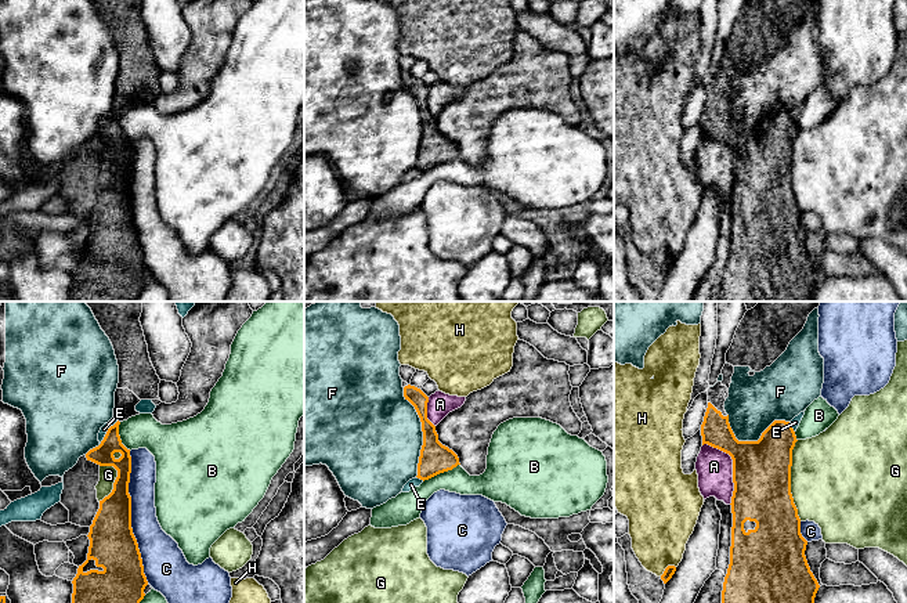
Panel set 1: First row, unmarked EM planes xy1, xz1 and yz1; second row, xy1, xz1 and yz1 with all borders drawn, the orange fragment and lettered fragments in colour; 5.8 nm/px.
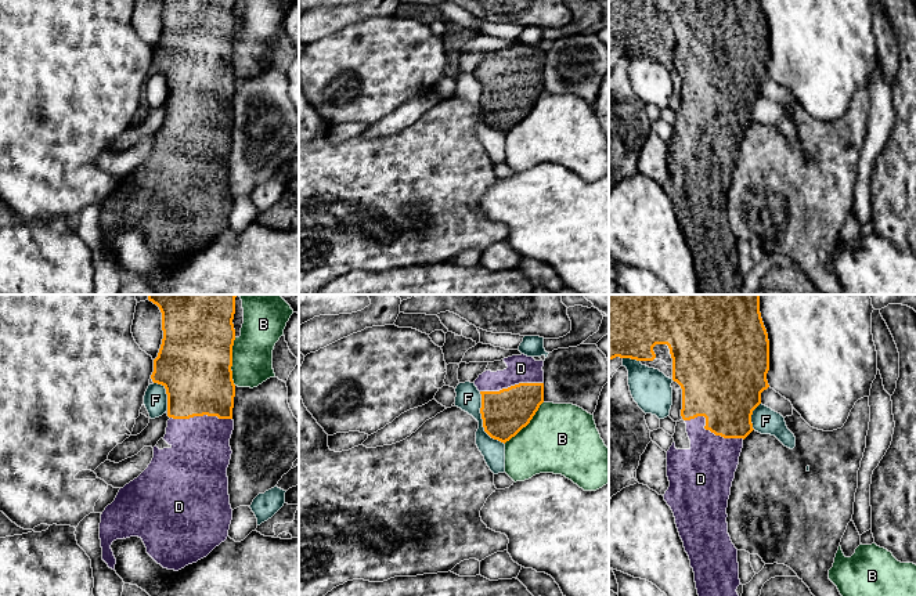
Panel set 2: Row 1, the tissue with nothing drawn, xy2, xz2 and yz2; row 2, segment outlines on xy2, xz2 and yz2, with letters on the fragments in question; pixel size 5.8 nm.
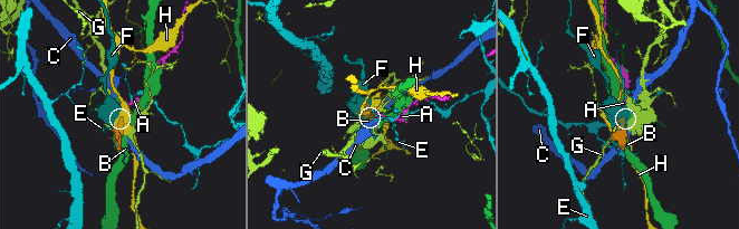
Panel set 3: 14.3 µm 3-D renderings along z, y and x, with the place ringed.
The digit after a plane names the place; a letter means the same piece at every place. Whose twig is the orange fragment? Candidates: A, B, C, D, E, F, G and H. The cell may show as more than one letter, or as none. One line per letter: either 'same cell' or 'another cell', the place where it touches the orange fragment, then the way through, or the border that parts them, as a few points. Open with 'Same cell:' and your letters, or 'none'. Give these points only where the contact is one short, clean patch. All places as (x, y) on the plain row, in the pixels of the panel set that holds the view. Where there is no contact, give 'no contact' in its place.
Same cell: D
A: another cell | yz1 (733, 158)
B: another cell | xy2 (231, 51)
C: another cell | xy1 (130, 208)
D: same cell | yz2 (710, 120)
E: another cell | xy1 (107, 122) | along xy1 (118, 111), (108, 119), (100, 134)
F: another cell | xz1 (422, 121)
G: another cell | yz1 (790, 170) | along yz1 (797, 130), (792, 138), (791, 187), (801, 210)
H: another cell | yz1 (667, 257) | along yz1 (675, 256), (668, 256), (660, 266)

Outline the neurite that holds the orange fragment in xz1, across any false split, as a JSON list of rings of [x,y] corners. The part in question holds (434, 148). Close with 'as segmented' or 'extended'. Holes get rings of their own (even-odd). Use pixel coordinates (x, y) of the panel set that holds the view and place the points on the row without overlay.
[[[411,75],[404,77],[404,87],[415,97],[422,112],[423,136],[416,167],[424,171],[460,155],[458,145],[438,131],[436,116],[427,109],[429,87]]]; as segmented

